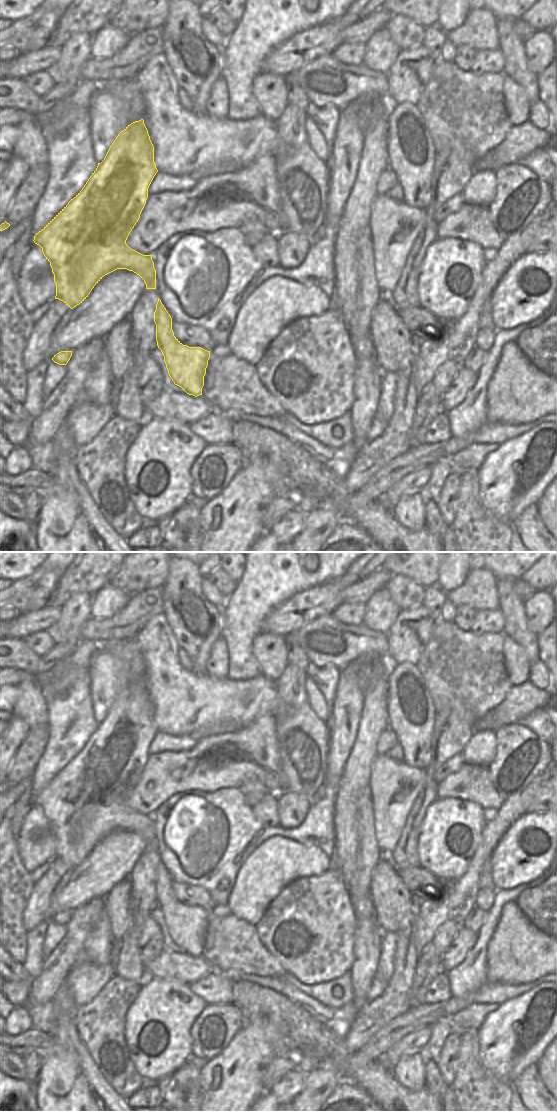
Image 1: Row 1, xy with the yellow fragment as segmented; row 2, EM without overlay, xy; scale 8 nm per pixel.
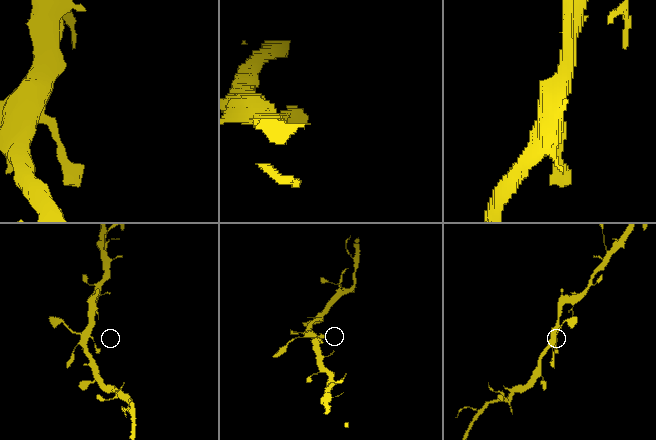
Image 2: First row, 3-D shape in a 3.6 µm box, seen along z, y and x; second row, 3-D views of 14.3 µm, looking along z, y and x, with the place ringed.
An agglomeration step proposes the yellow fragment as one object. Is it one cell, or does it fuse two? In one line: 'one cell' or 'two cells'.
one cell

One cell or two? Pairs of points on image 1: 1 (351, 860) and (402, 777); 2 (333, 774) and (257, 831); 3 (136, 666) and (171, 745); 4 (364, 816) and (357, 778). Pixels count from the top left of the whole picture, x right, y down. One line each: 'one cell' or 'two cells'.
1: two cells
2: two cells
3: two cells
4: two cells

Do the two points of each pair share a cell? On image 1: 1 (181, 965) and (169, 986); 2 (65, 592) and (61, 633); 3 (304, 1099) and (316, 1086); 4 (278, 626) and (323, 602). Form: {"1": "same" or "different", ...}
{"1": "different", "2": "different", "3": "same", "4": "same"}

